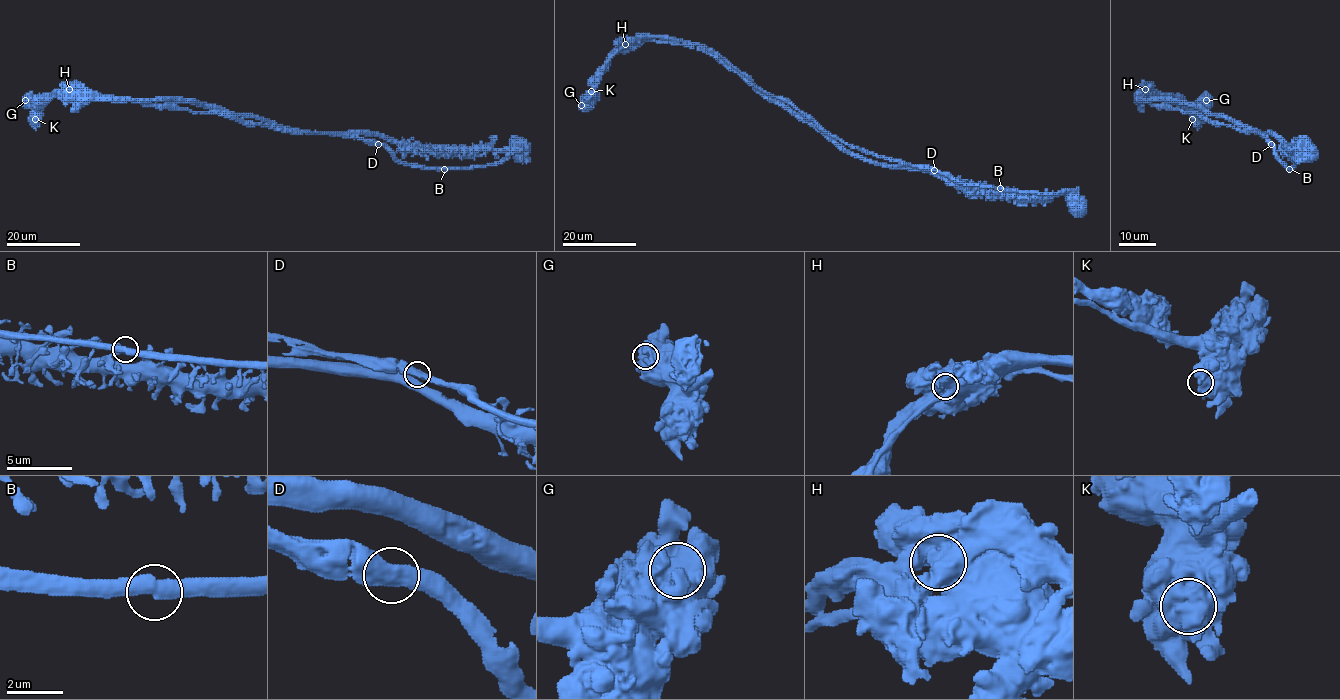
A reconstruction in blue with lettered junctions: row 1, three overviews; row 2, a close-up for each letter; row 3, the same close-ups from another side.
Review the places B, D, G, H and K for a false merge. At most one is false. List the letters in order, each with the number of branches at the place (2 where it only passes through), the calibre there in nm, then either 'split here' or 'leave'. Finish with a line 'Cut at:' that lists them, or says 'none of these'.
B: 2 | 500 nm | leave
D: 2 | 550 nm | leave
G: 1 | 1050 nm | leave
H: 1 | 1150 nm | split here
K: 1 | 1150 nm | leave
Cut at: H

